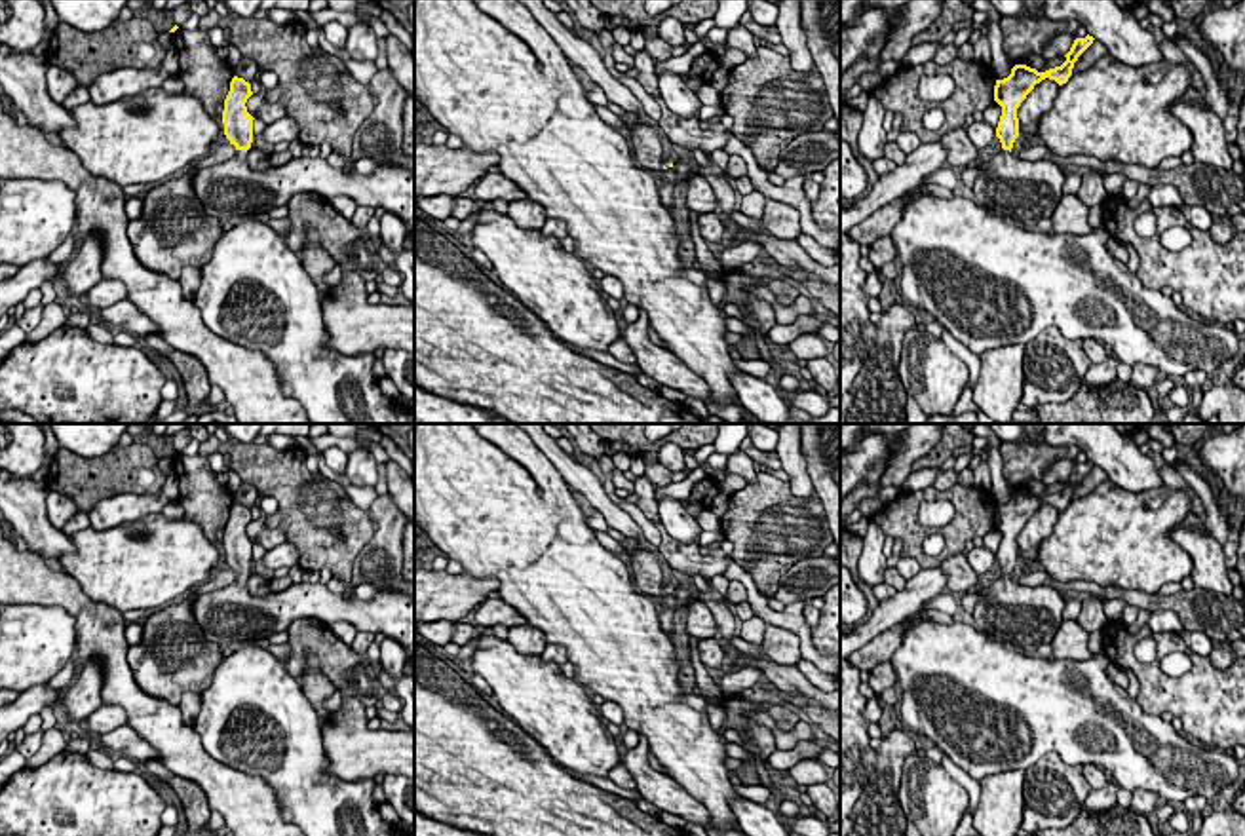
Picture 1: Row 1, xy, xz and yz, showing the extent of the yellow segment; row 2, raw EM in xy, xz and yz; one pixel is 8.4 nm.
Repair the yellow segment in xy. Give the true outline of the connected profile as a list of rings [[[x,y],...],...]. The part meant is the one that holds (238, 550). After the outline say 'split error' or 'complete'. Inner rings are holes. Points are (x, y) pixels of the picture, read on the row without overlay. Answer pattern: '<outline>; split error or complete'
[[[234,502],[224,524],[224,560],[236,572],[228,587],[196,597],[192,612],[205,638],[220,648],[232,642],[255,642],[287,631],[297,619],[319,619],[327,625],[346,621],[355,631],[382,633],[414,656],[414,598],[397,591],[376,591],[371,600],[336,595],[323,583],[293,583],[285,591],[253,597],[247,576],[253,568],[253,542],[247,538],[251,509]]]; split error

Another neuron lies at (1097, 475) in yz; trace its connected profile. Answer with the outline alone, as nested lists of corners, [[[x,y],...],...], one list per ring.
[[[1093,466],[1093,469],[1074,488],[1072,500],[1091,494],[1106,479],[1108,479],[1106,471],[1101,469],[1099,466]]]

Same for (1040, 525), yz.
[[[1042,505],[1026,521],[1026,524],[1017,534],[1017,543],[1021,549],[1021,560],[1032,570],[1036,568],[1036,557],[1040,543],[1051,536],[1059,519],[1059,509],[1055,505]]]

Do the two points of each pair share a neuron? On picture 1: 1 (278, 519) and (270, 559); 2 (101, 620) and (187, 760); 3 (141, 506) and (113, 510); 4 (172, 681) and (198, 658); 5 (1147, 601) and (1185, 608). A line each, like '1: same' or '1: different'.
1: different
2: same
3: same
4: same
5: same

